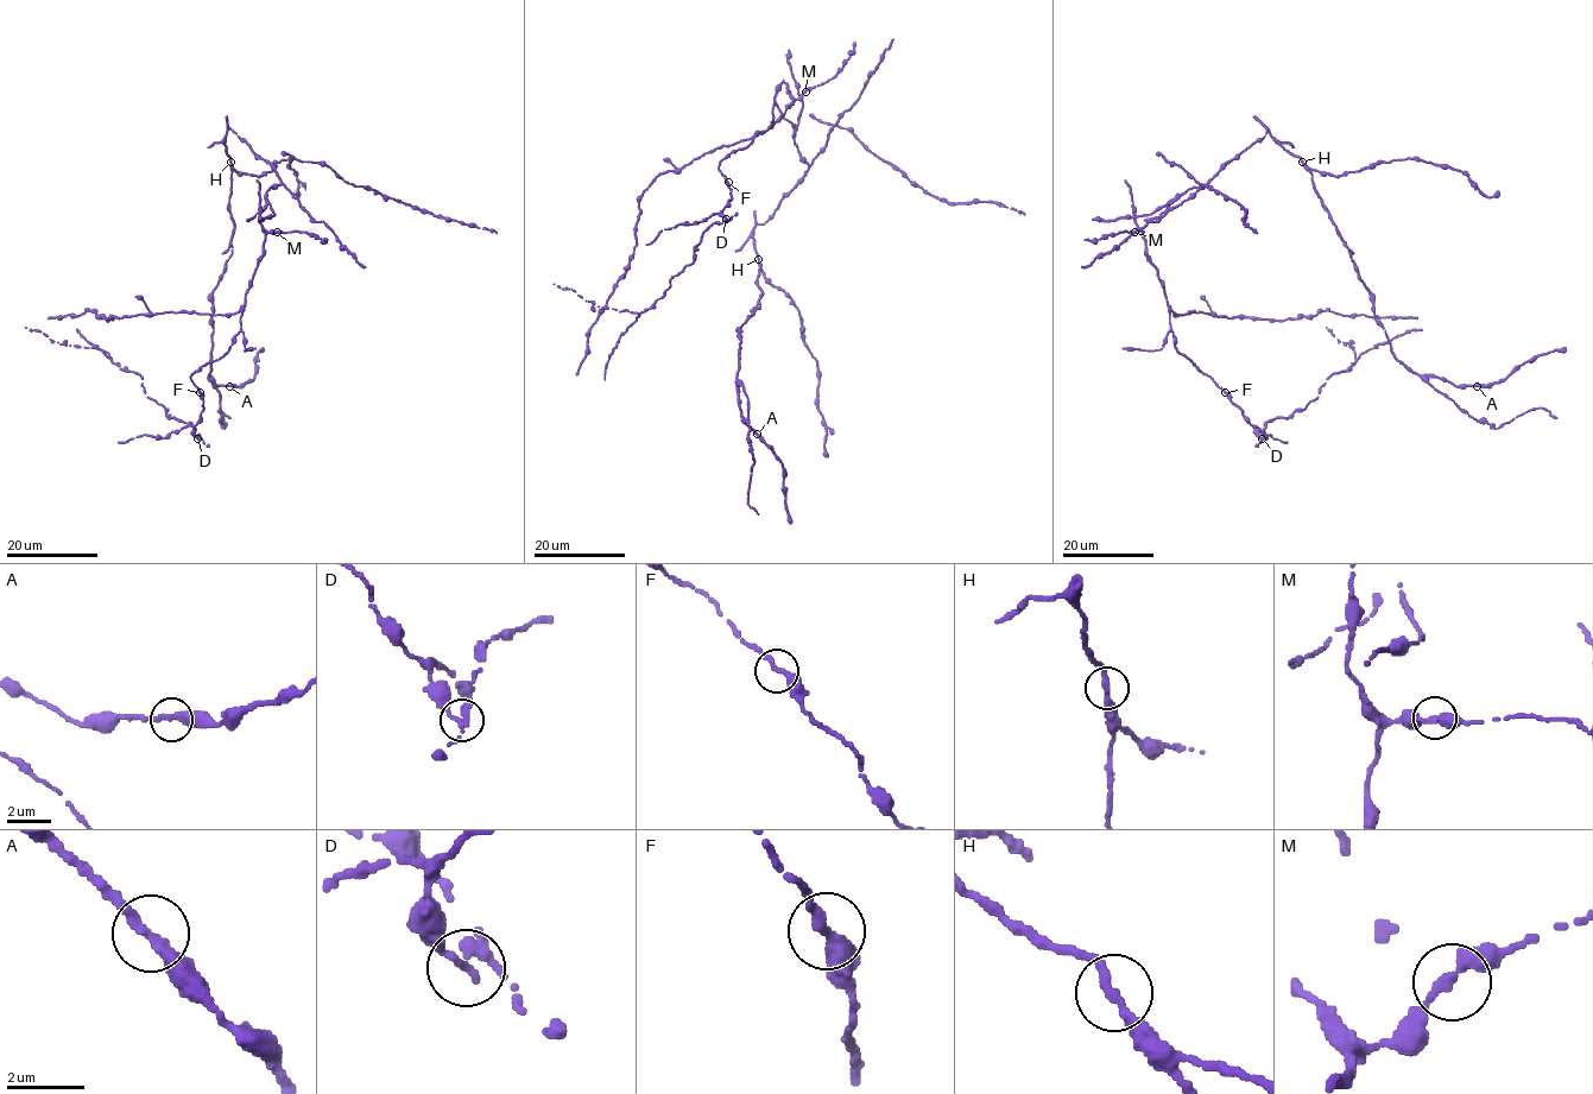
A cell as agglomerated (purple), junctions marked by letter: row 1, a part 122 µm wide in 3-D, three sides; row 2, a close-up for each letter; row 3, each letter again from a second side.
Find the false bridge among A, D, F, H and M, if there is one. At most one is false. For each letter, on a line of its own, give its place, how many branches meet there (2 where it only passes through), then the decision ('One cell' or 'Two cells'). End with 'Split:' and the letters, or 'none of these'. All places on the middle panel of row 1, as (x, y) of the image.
A: Place: (757, 434). Branches: 2. One cell
D: Place: (726, 219). Branches: 2. Two cells
F: Place: (728, 182). Branches: 2. One cell
H: Place: (758, 259). Branches: 2. One cell
M: Place: (806, 92). Branches: 2. One cell
Split: D

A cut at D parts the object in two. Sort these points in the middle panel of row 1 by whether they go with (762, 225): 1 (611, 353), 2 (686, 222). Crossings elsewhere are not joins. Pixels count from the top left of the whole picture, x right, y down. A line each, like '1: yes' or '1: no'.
1: no
2: yes

